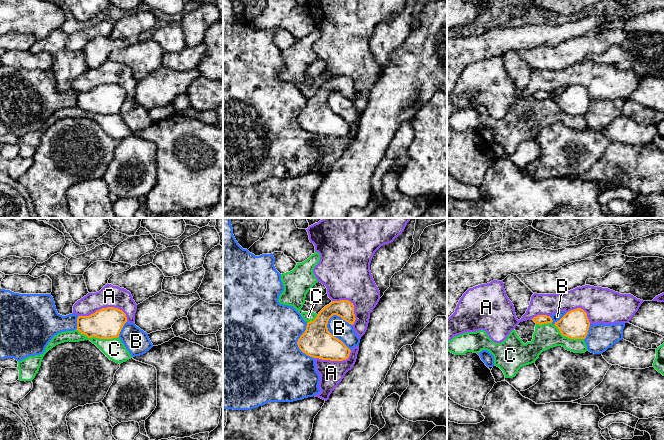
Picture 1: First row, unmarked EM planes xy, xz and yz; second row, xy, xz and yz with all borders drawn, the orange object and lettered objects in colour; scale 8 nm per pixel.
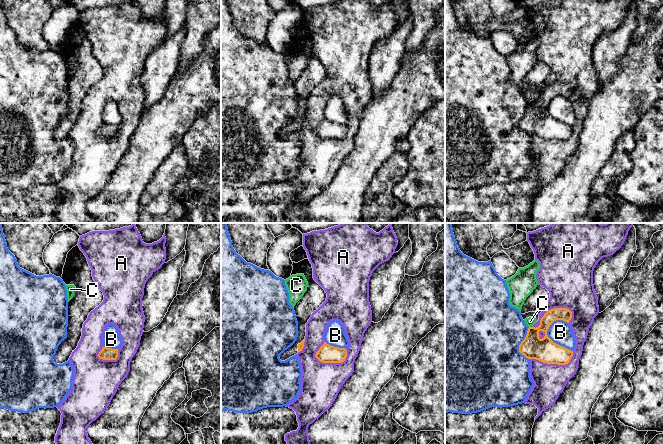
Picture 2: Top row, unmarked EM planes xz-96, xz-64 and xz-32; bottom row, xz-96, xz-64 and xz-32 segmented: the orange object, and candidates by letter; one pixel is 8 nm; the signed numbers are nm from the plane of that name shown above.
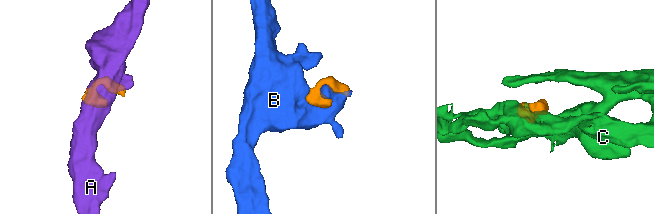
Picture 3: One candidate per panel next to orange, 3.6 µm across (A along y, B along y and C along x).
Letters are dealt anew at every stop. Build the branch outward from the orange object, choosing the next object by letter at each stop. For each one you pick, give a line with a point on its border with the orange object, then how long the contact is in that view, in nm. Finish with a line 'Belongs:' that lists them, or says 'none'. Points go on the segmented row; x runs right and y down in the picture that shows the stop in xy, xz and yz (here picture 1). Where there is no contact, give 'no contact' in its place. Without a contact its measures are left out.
Belongs: none

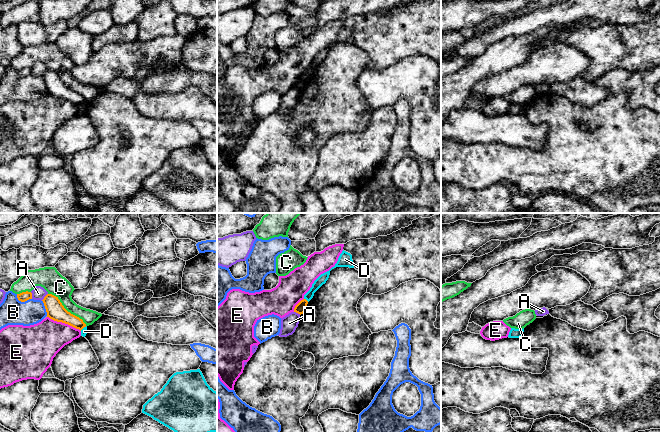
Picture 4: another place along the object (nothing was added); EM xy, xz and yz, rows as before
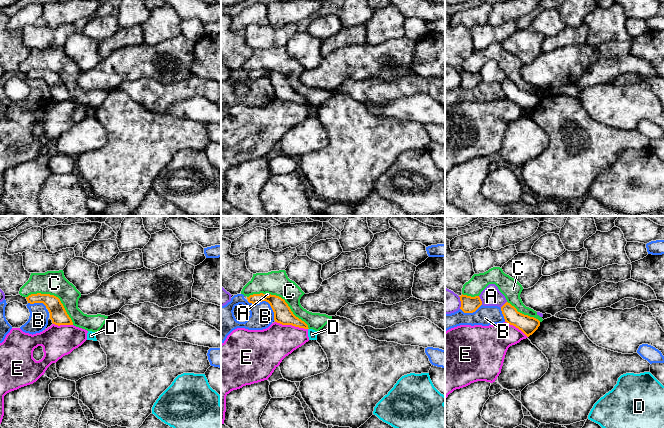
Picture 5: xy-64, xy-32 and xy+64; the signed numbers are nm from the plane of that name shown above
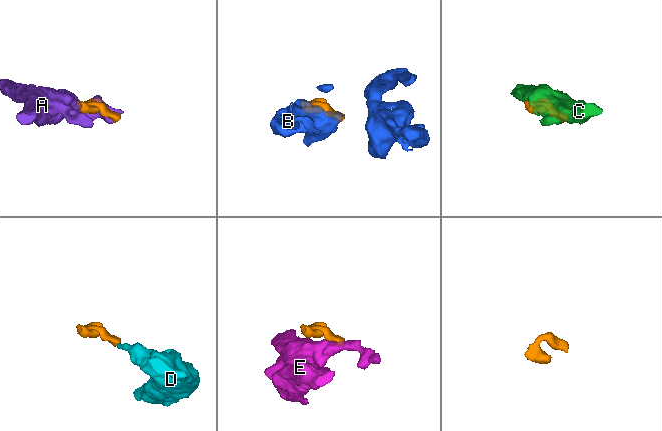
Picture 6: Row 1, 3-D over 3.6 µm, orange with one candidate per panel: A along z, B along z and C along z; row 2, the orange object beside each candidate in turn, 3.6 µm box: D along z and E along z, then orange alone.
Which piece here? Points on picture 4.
Belongs: none

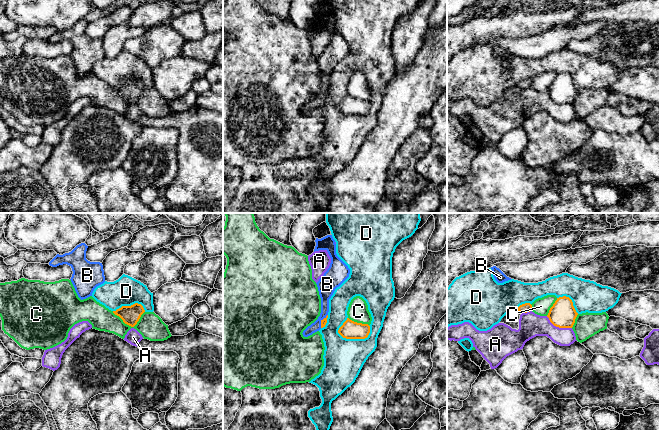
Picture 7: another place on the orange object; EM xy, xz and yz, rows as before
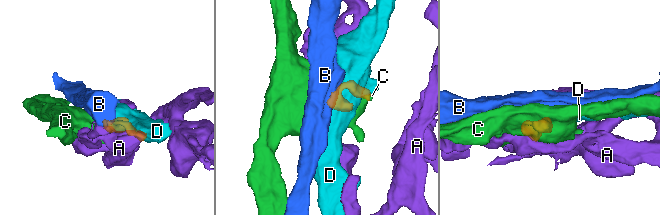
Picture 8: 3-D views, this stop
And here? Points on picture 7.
B: meets orange in xz at (321, 321); contact 130 nm long
Belongs: B

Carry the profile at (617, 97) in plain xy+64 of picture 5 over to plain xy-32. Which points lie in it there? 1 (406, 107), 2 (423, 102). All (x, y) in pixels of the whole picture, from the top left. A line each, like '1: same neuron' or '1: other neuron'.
1: same neuron
2: same neuron

